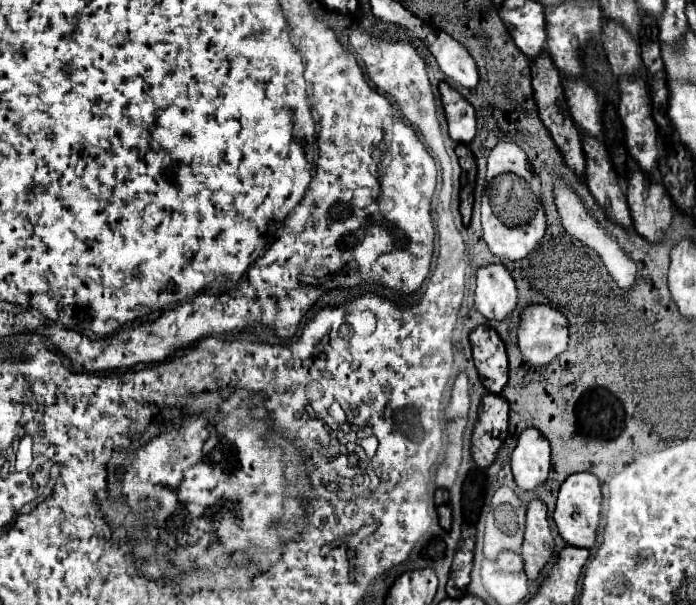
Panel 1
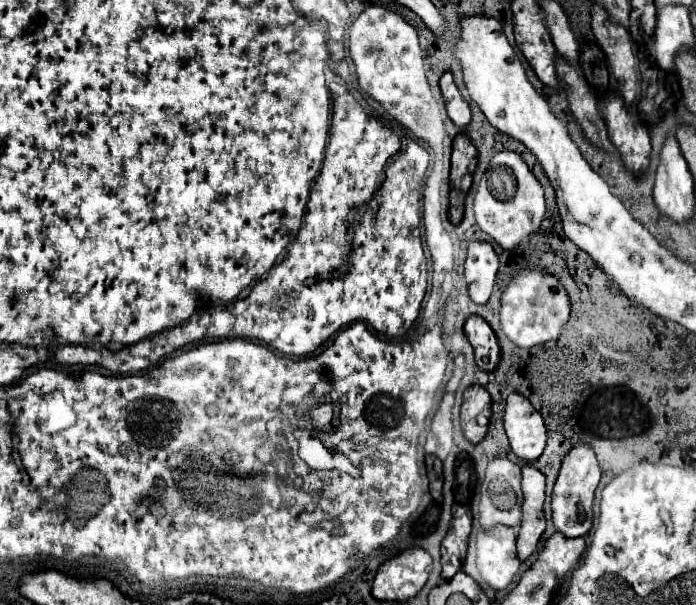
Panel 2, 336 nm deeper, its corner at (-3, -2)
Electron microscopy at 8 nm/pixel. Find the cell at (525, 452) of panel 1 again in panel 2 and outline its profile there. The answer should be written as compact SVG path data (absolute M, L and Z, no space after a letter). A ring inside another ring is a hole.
M510 394L506 400L504 426L512 452L524 462L534 462L546 446L546 426L542 414L522 396Z

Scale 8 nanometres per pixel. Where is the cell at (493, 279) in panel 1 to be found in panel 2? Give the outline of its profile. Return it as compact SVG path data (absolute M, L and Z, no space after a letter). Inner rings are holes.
M470 242L468 258L464 262L464 276L468 282L470 298L476 304L486 304L492 296L498 276L498 256L488 242Z

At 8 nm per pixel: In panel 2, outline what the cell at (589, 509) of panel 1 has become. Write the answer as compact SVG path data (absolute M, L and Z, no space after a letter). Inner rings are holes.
M586 444L574 446L568 456L562 460L562 468L558 474L558 480L552 490L552 520L558 532L562 532L568 538L578 538L584 536L590 526L592 526L592 502L594 502L594 492L600 482L600 466L594 456L594 450ZM584 512L586 520L578 522L578 514Z

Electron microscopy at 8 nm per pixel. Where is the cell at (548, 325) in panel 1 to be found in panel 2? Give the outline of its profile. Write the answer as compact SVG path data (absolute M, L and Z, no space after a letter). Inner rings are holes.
M522 270L504 290L500 308L502 332L520 348L532 348L556 340L568 322L570 300L562 284L542 270Z

